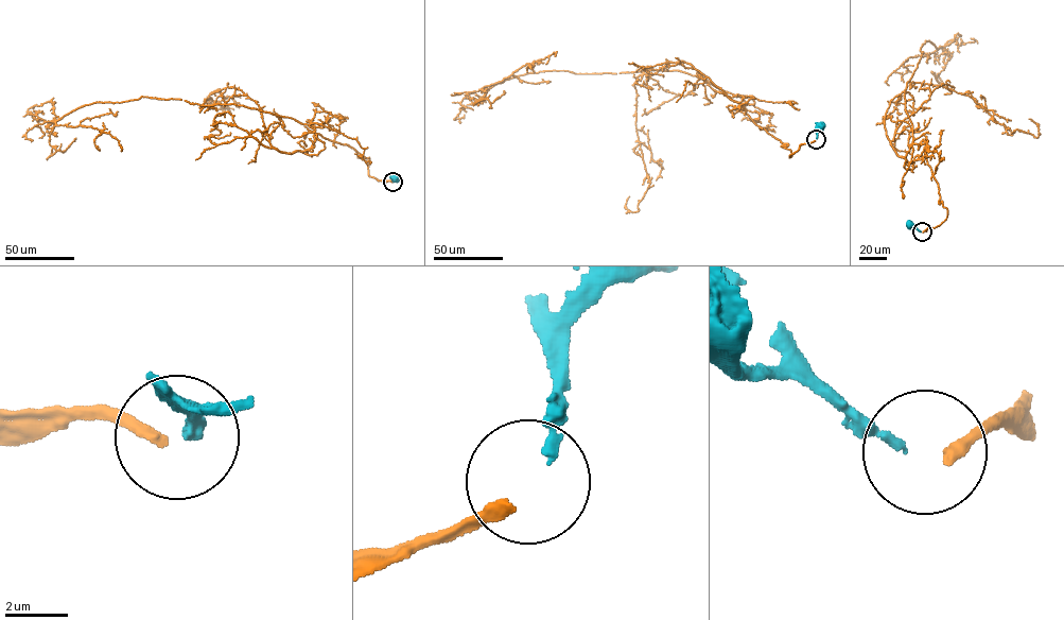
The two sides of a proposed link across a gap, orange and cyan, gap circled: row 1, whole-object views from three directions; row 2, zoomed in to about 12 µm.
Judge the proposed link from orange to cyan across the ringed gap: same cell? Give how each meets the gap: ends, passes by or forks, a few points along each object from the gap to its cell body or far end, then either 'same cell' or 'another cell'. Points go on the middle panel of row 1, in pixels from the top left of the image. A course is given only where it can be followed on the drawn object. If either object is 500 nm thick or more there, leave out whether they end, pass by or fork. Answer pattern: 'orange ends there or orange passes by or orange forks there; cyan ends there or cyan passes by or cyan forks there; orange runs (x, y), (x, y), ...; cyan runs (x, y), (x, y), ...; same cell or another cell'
orange ends there; cyan ends there; orange runs (815, 140), (789, 157), (787, 143), (739, 109), (750, 97), (677, 70), (543, 71), (486, 88), (555, 56); cyan runs (816, 138), (822, 125); same cell

